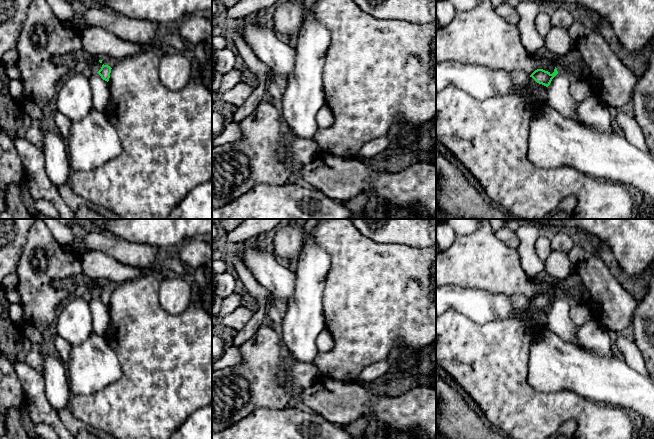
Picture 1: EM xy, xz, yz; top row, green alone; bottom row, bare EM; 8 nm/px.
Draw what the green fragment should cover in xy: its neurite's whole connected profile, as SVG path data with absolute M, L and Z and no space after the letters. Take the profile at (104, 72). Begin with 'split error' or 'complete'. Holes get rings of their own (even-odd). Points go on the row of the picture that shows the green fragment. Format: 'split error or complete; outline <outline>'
complete; outline M102 65L101 69L97 72L101 78L105 81L109 81L110 78L110 73L111 73L111 67L108 65Z

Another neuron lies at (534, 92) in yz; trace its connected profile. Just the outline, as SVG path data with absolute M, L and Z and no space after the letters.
M532 77L527 82L524 95L530 103L548 104L548 87L537 83Z

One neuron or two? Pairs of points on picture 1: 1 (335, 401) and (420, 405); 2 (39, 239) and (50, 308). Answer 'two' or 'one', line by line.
1: one
2: one

